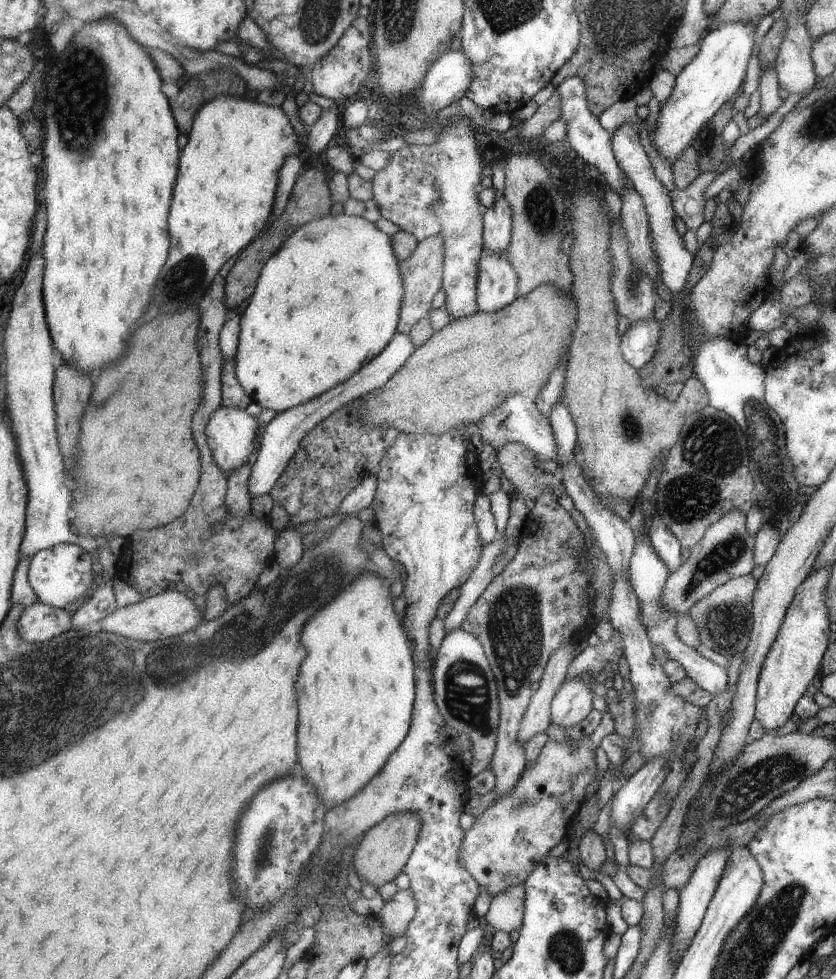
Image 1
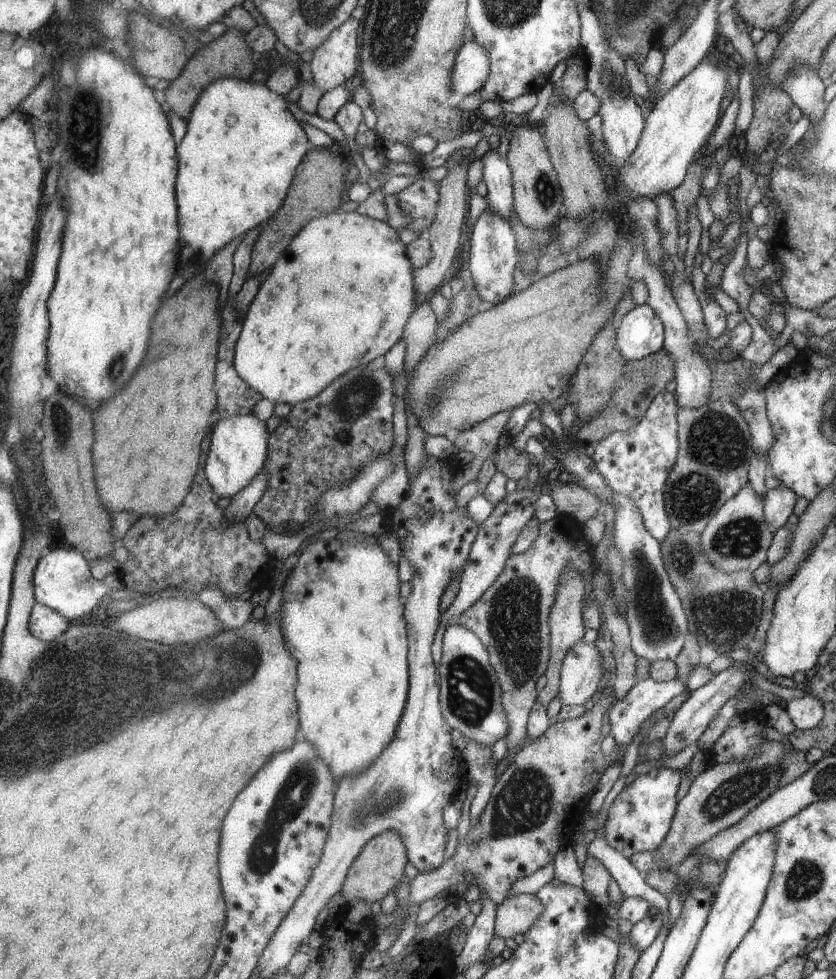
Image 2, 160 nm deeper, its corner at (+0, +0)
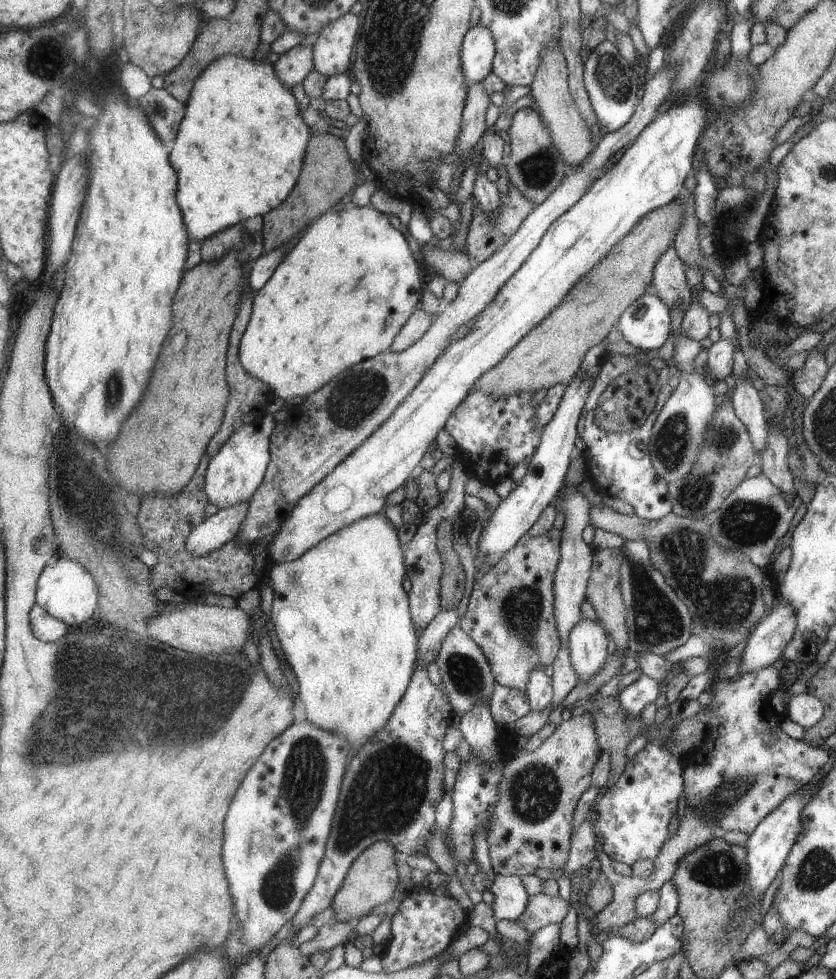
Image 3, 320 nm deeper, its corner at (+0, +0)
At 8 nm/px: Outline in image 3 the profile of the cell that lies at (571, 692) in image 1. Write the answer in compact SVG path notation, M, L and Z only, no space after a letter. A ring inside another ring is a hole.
M581 617L566 637L570 661L578 682L586 683L603 668L605 658L611 650L609 636L597 617L593 620Z

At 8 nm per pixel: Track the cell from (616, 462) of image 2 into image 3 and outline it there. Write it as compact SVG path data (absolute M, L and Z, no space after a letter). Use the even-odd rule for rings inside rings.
M621 354L608 355L599 362L597 376L592 382L592 387L584 400L581 409L582 421L579 425L579 435L586 439L586 448L582 453L585 464L585 478L595 488L600 496L614 496L627 502L633 507L635 515L639 518L650 521L657 520L672 510L672 500L668 497L668 486L663 479L660 479L653 470L648 451L648 440L655 417L668 396L673 392L679 382L680 370L673 364L663 364L656 371L658 376L659 392L653 410L647 415L645 422L641 426L623 431L622 433L599 432L593 420L595 405L601 391L615 377L622 375L627 370L627 358L629 355Z

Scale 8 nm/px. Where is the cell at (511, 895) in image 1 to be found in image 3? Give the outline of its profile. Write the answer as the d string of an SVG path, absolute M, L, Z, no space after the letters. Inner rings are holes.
M538 893L528 896L525 909L514 922L531 936L548 924L560 924L567 909L567 902L563 898Z

